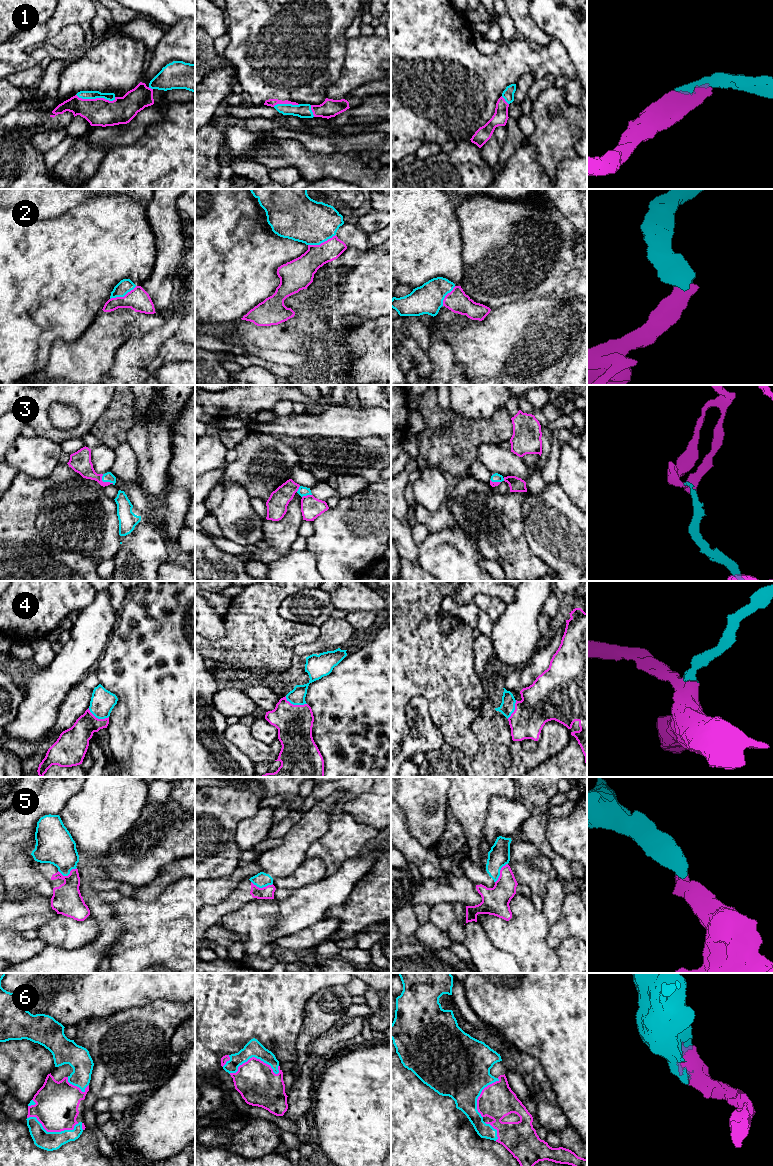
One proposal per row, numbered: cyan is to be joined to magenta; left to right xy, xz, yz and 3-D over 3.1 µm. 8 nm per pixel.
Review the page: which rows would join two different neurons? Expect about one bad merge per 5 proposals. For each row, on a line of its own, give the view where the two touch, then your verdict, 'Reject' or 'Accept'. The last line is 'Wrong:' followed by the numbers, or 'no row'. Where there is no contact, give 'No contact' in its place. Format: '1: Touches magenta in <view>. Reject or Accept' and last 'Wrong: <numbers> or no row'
1: Touches magenta in xy. Accept
2: Touches magenta in xz. Accept
3: Touches magenta in xy. Accept
4: Touches magenta in xz. Accept
5: Touches magenta in xz. Reject
6: Touches magenta in xz. Accept
Wrong: 5

